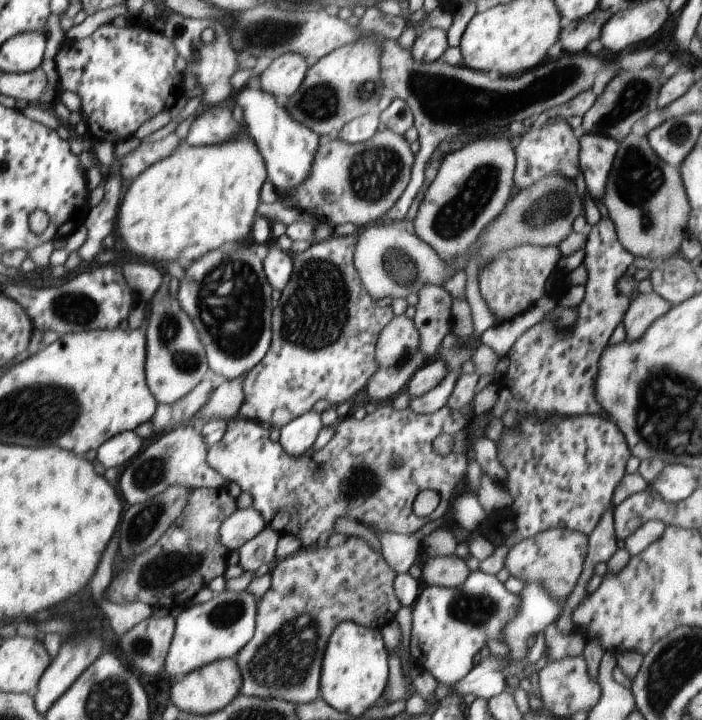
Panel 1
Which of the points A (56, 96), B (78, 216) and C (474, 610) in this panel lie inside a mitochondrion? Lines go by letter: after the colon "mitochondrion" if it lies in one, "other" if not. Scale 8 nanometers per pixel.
A: other
B: other
C: mitochondrion

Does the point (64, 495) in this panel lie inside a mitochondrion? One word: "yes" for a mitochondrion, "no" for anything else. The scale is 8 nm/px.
no

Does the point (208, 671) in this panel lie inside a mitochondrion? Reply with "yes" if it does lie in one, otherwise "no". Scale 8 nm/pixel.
no

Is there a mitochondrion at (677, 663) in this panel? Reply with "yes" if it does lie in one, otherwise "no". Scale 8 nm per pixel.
yes

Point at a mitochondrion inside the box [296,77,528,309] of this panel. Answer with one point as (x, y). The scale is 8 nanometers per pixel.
(458, 214)

